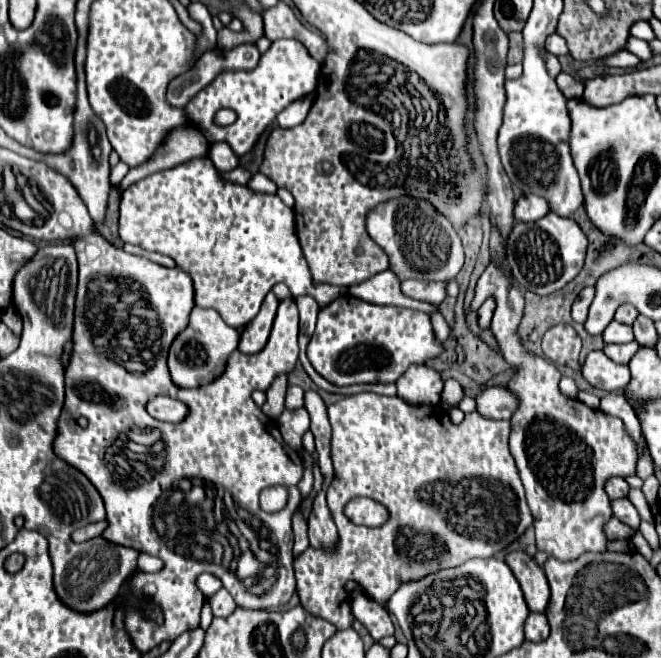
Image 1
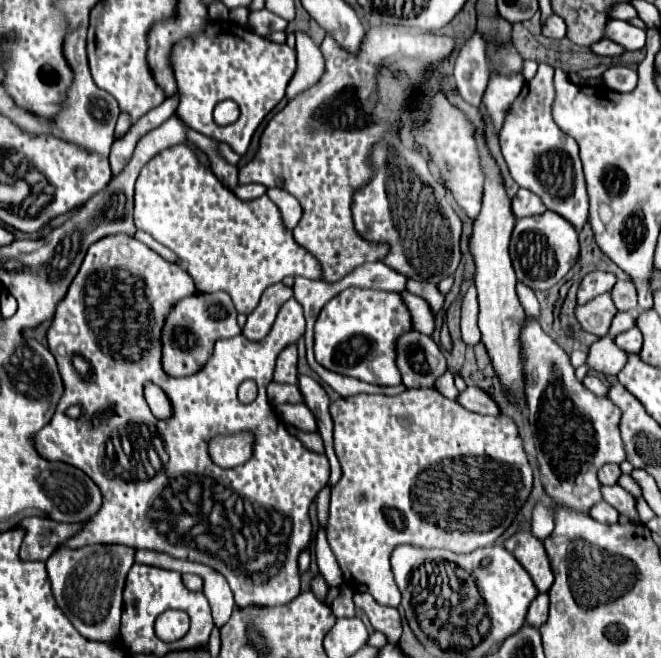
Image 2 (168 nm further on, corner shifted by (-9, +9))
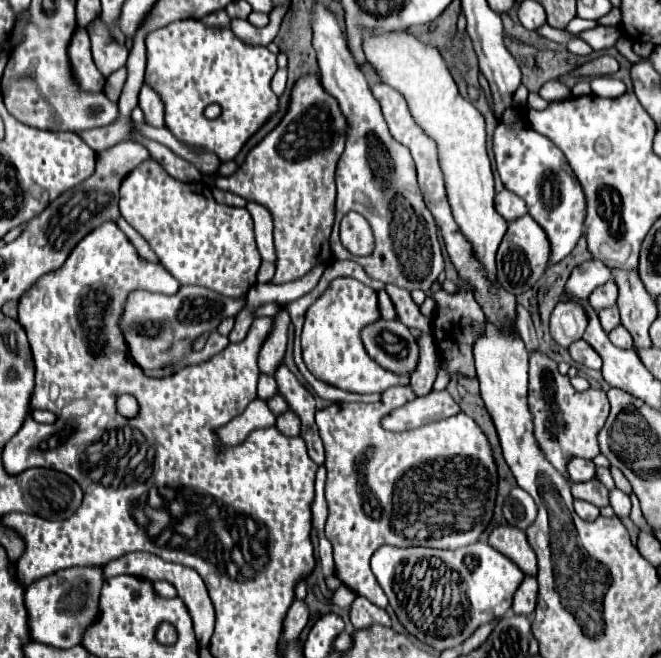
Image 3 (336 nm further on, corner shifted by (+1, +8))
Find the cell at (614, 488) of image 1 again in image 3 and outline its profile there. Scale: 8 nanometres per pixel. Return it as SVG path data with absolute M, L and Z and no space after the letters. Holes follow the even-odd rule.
M572 458L568 466L572 482L588 482L596 478L596 464L592 460L582 460L582 458Z

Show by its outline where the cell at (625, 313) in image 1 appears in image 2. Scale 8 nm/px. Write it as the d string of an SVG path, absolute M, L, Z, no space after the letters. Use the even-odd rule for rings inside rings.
M618 281L610 293L612 293L612 301L618 311L628 311L638 305L636 287L630 281Z

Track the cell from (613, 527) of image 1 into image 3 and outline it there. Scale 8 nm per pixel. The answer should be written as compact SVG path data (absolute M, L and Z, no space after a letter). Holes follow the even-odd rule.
M574 500L574 510L582 520L590 520L590 522L600 516L600 510L586 500Z

